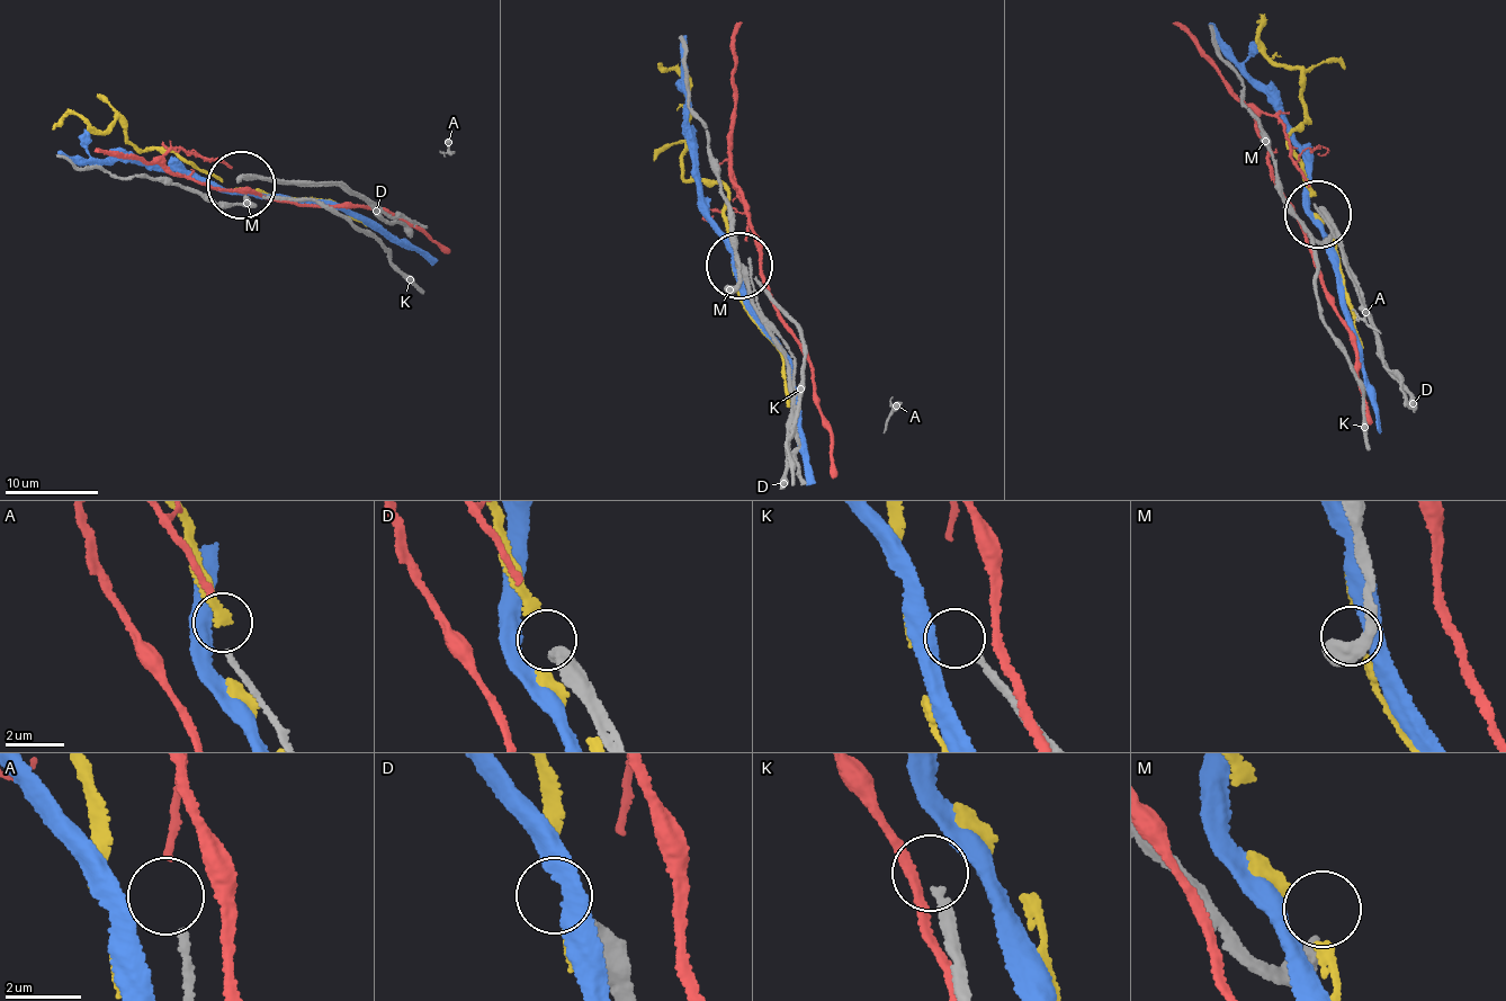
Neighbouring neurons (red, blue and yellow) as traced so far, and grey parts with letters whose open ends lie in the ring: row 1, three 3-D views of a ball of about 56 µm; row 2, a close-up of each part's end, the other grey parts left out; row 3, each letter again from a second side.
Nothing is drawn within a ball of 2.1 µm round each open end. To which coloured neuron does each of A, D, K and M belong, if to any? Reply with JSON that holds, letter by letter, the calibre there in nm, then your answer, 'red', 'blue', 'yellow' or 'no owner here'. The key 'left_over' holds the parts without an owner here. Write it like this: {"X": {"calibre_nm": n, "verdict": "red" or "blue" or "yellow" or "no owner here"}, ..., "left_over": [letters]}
{"A": {"calibre_nm": 200, "verdict": "red"}, "D": {"calibre_nm": 500, "verdict": "no owner here"}, "K": {"calibre_nm": 220, "verdict": "no owner here"}, "M": {"calibre_nm": 440, "verdict": "no owner here"}, "left_over": ["D", "K", "M"]}

